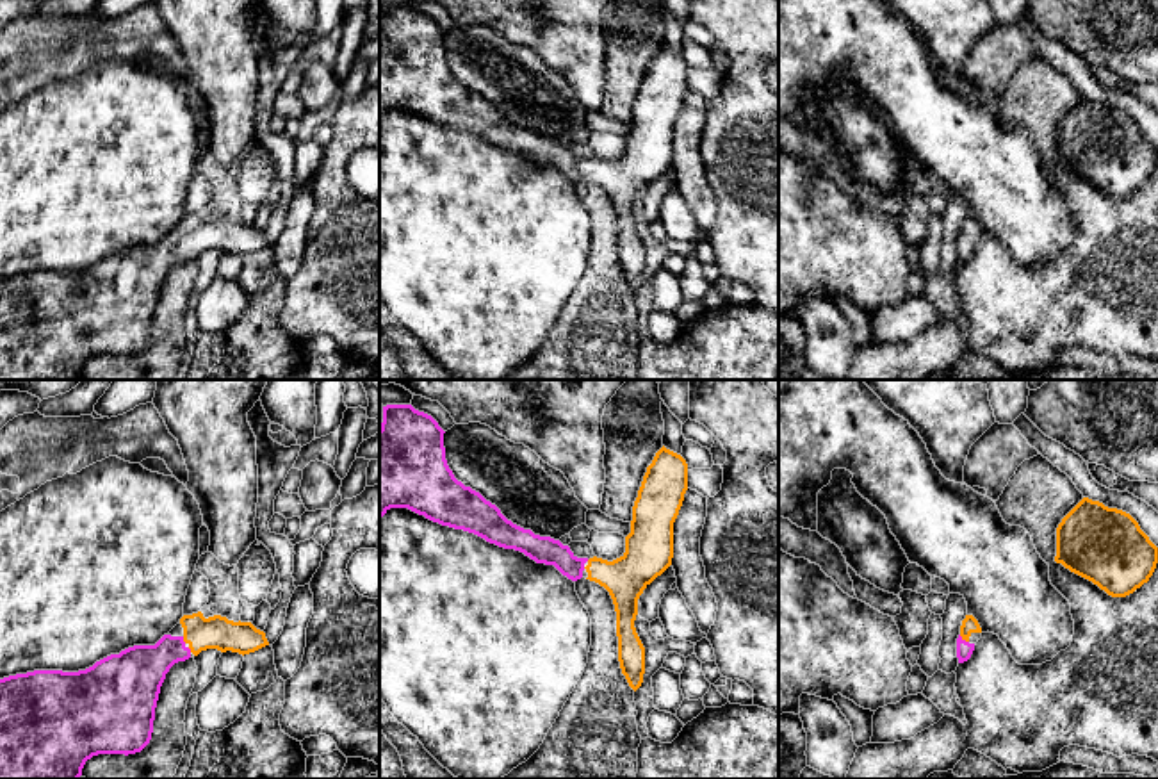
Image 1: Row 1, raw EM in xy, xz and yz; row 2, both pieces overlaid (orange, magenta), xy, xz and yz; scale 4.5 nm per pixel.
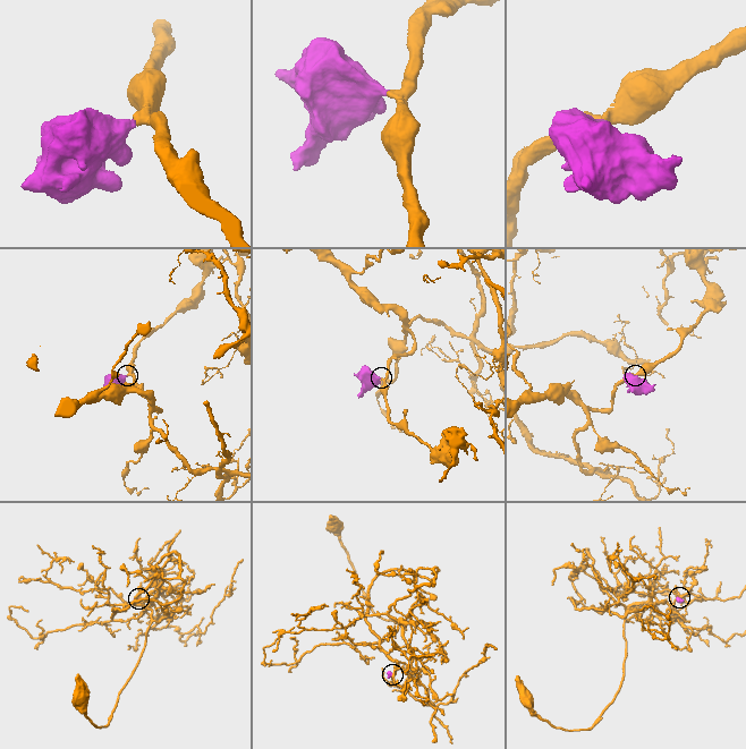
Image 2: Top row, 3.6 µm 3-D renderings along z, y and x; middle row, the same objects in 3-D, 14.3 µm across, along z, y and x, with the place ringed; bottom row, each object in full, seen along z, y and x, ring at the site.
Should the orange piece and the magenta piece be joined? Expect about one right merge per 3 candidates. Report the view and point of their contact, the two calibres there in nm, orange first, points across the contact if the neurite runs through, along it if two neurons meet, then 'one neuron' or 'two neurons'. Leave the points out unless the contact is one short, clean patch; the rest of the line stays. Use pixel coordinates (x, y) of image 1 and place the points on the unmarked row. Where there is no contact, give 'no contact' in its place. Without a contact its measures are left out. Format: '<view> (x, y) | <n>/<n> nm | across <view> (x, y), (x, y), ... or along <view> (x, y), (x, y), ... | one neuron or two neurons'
yz (964, 239) | 80/80 nm | across yz (970, 225), (964, 239), (964, 250) | one neuron

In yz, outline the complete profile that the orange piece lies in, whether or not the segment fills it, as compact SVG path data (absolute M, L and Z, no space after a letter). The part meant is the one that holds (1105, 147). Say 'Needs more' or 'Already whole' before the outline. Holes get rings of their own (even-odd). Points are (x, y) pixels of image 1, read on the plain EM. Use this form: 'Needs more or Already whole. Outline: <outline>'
Already whole. Outline: M1083 98L1056 128L1056 164L1092 182L1112 198L1126 198L1149 182L1158 148L1126 112Z

